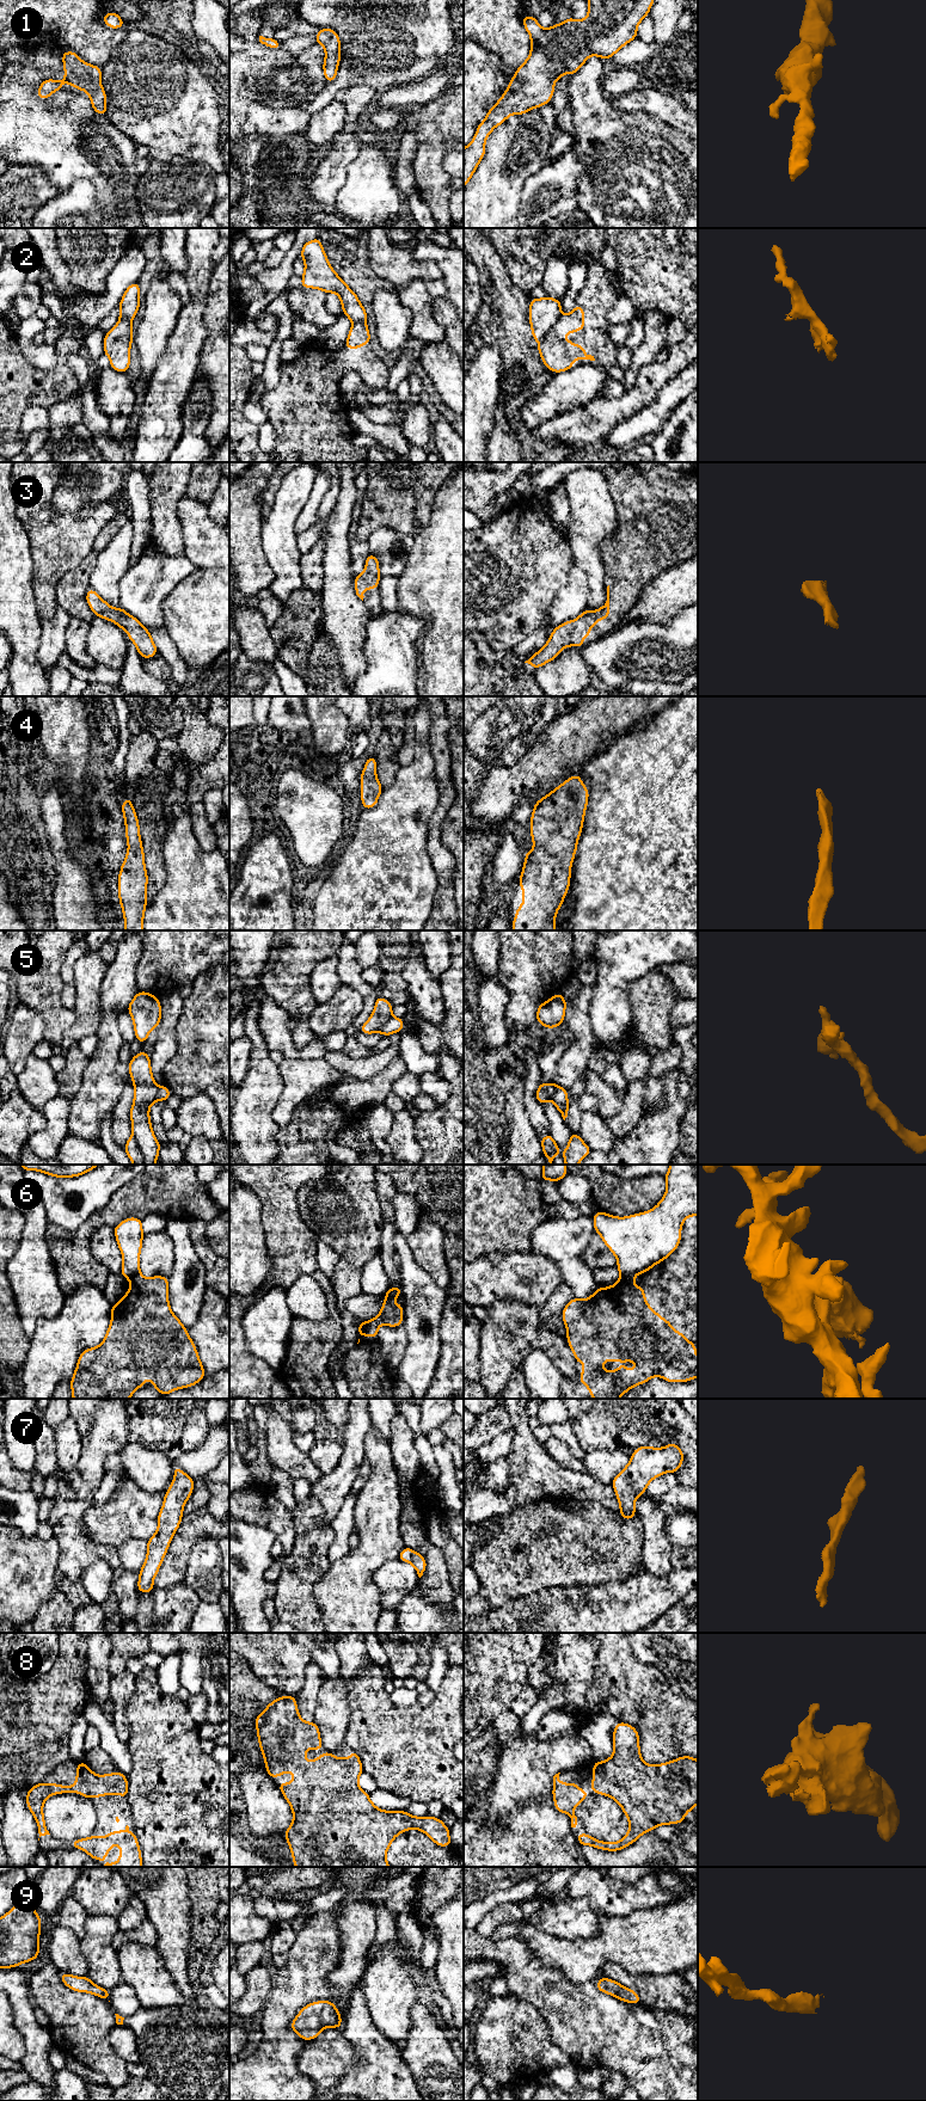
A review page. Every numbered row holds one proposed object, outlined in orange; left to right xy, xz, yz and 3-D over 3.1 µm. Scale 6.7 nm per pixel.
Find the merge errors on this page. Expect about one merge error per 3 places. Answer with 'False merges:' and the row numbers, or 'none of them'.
False merges: 2, 5, 6

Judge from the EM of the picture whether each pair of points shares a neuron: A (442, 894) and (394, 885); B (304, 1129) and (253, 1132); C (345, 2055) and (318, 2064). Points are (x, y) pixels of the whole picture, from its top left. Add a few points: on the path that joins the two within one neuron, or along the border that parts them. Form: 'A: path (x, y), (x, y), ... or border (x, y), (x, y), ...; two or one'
A: border (433, 865), (437, 886), (428, 917); two
B: border (281, 1129), (275, 1137), (276, 1152); two
C: path (338, 2056), (330, 2056), (325, 2059); one

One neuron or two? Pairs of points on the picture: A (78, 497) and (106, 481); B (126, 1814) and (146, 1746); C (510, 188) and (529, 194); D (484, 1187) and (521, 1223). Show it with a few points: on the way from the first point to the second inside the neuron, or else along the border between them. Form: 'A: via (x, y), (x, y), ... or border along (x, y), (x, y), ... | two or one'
A: via (85, 491), (92, 491), (99, 484) | one
B: border along (126, 1799), (130, 1808), (135, 1831) | two
C: border along (539, 170), (525, 180), (516, 215) | two
D: via (494, 1197), (511, 1214) | one

